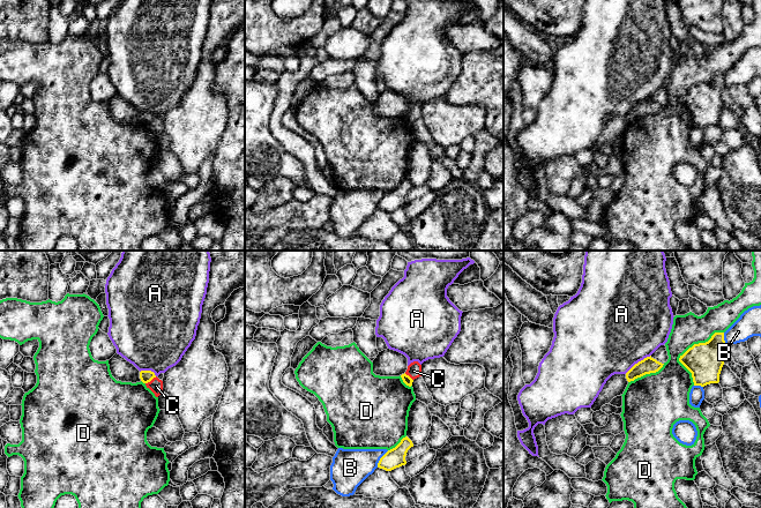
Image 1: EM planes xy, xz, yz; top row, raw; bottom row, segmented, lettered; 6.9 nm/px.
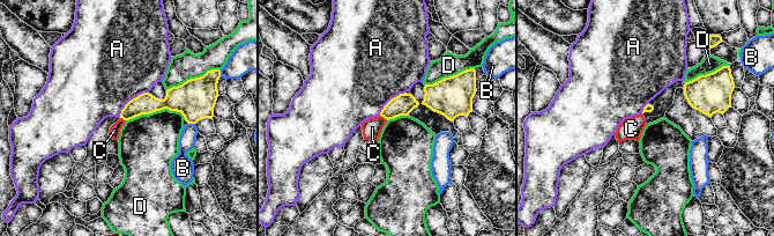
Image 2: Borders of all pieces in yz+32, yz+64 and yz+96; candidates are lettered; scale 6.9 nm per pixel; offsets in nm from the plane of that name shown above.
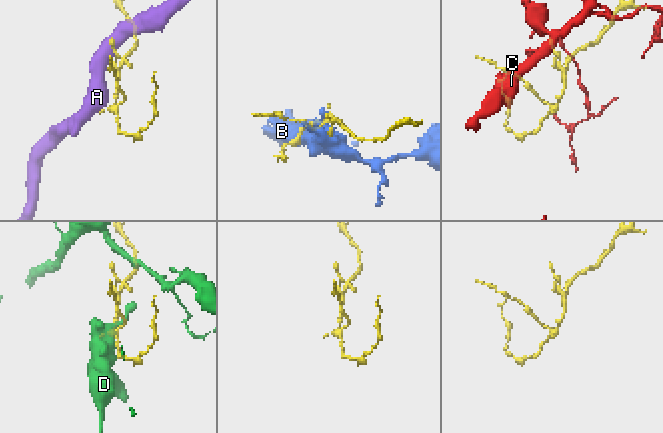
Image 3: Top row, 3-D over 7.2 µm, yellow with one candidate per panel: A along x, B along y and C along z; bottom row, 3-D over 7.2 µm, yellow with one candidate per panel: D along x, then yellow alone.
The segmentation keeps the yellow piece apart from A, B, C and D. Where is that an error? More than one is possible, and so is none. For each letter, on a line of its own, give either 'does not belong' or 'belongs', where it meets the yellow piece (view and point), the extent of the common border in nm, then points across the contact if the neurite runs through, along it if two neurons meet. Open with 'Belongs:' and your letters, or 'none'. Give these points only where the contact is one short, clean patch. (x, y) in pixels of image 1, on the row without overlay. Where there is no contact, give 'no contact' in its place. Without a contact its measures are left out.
Belongs: none
A: does not belong; meets yellow in yz at (639, 103); contact 220 nm long
B: does not belong; meets yellow in xz at (380, 200); contact 150 nm long
C: does not belong; meets yellow in xy at (150, 121); contact 90 nm long; border along xy (156, 118), (146, 125)
D: does not belong; meets yellow in yz at (687, 91); contact 440 nm long

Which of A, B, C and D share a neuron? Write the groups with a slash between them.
A / B / C / D

